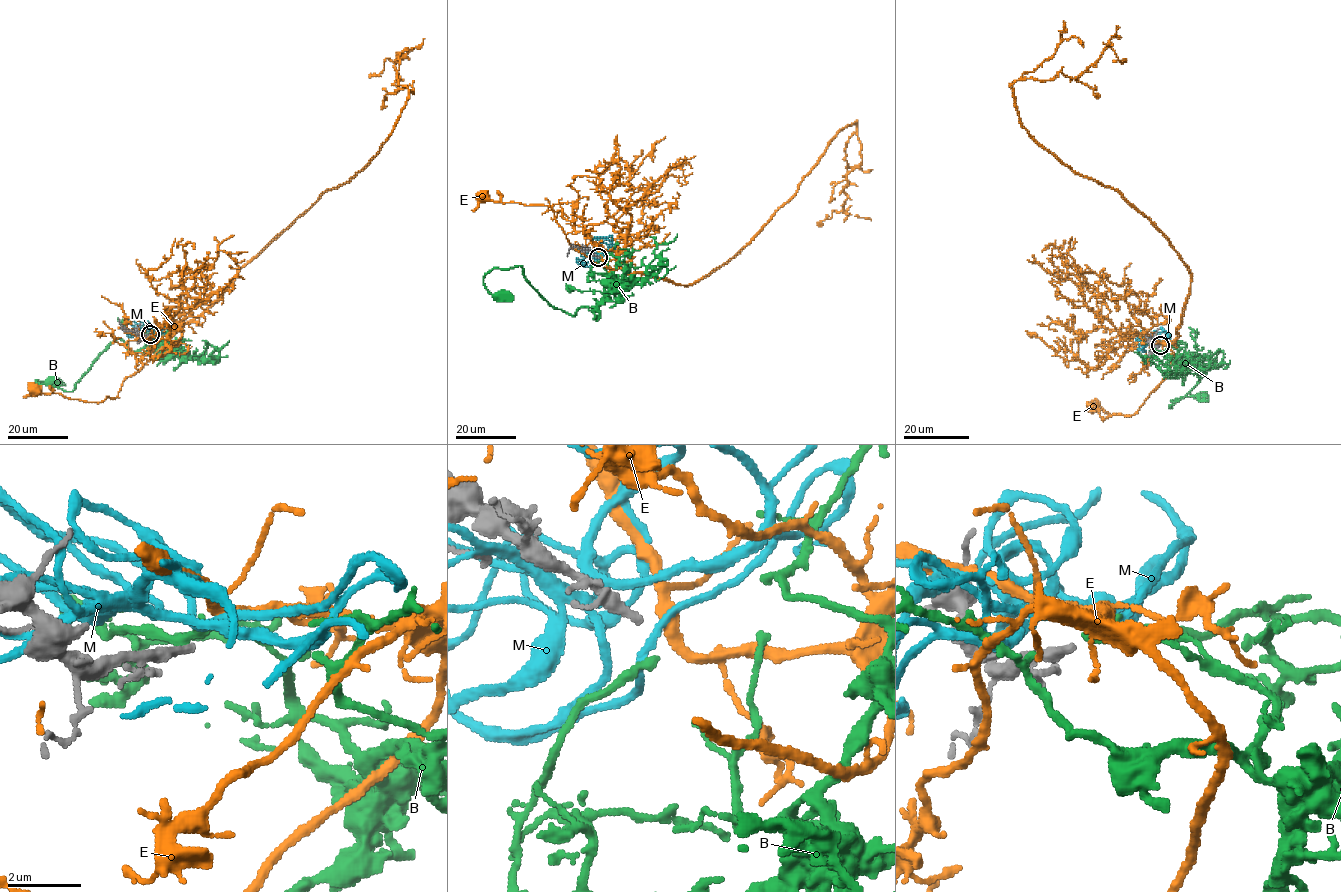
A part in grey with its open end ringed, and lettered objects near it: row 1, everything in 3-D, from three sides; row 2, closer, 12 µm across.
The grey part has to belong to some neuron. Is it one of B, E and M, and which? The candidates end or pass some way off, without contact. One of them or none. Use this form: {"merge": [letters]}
{"merge": []}

